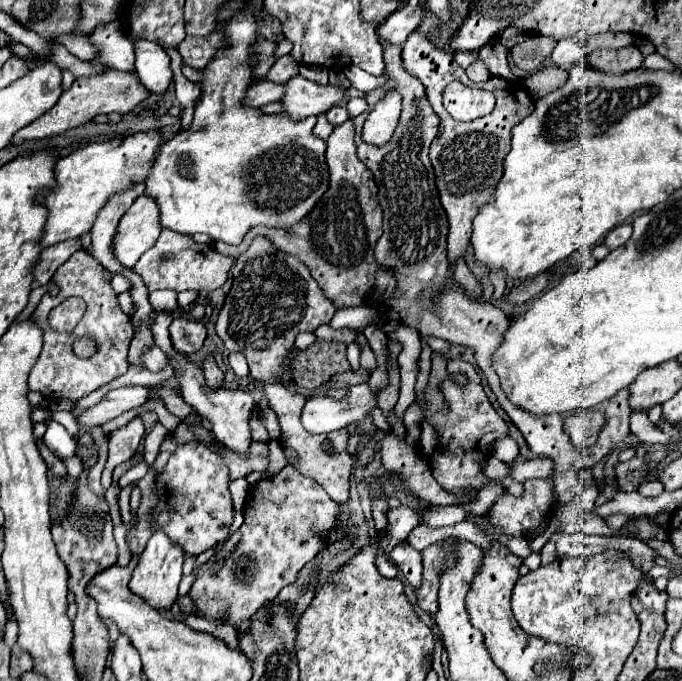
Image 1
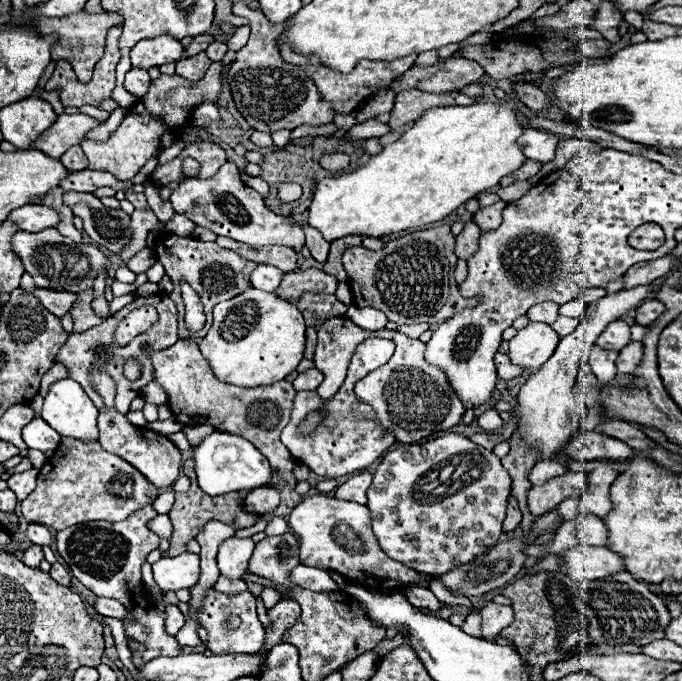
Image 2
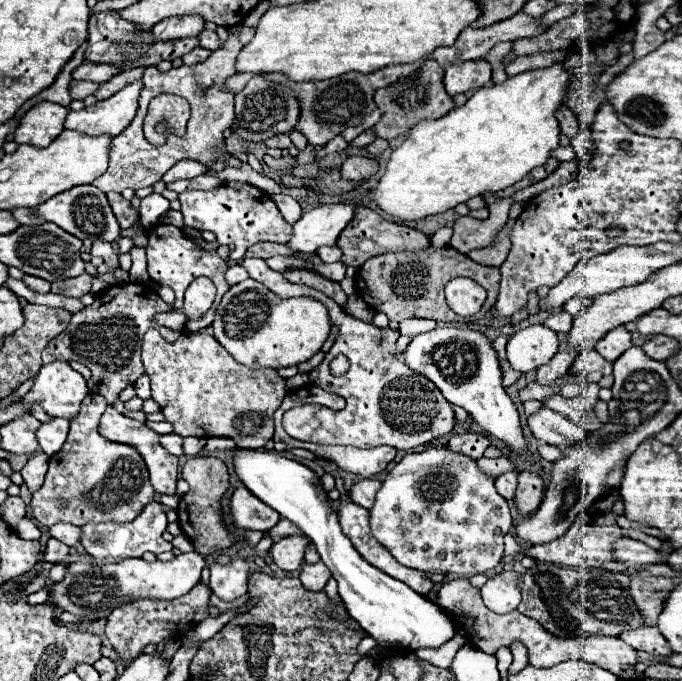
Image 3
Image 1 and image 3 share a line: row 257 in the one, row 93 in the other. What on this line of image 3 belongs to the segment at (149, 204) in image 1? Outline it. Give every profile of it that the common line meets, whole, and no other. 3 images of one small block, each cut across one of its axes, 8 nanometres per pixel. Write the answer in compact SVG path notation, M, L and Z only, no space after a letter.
M136 80L128 86L124 86L114 96L96 102L94 106L88 106L80 112L72 112L66 116L64 128L66 130L78 130L90 136L98 134L112 134L118 136L130 120L134 120L138 110L138 92L142 92L144 84L142 80Z

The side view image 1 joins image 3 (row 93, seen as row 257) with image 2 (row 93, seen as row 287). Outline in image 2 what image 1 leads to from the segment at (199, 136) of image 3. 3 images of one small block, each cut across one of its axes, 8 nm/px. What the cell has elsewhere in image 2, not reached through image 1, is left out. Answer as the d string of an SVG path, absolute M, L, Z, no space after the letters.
M212 62L206 76L198 82L190 82L178 74L174 76L160 76L158 80L152 80L150 90L144 98L140 98L124 116L120 126L110 134L104 142L94 140L82 140L82 150L88 158L90 170L104 170L114 174L118 180L130 180L134 174L140 172L140 168L148 162L148 158L158 156L164 148L172 146L184 132L184 128L192 122L194 110L206 102L216 102L222 92L222 62Z

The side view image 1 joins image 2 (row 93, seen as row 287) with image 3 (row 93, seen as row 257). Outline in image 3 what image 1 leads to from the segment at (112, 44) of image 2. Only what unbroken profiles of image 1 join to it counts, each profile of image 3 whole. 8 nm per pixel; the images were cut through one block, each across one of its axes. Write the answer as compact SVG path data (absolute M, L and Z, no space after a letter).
M72 80L70 84L70 94L74 100L84 100L86 96L94 94L94 90L98 90L100 84L96 82L86 82L86 80Z

